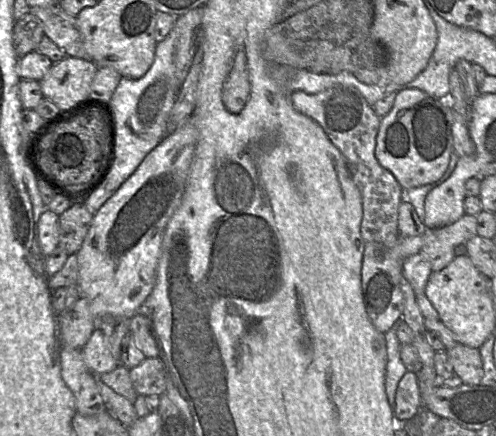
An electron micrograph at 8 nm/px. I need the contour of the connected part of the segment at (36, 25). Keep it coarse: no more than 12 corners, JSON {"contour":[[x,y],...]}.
{"contour":[[27,13],[16,21],[13,45],[18,58],[37,50],[43,24]]}

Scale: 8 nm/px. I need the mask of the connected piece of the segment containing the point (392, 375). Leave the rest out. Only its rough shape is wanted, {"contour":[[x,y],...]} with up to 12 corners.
{"contour":[[397,324],[385,333],[385,389],[391,408],[407,369],[400,357]]}

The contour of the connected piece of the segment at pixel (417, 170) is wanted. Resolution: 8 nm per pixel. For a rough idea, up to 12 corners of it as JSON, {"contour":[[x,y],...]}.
{"contour":[[397,92],[375,156],[403,189],[453,152],[453,98]]}

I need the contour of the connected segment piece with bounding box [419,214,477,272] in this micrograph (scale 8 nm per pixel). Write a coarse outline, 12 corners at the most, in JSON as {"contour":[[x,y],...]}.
{"contour":[[477,218],[427,230],[419,253],[439,272],[476,235]]}

